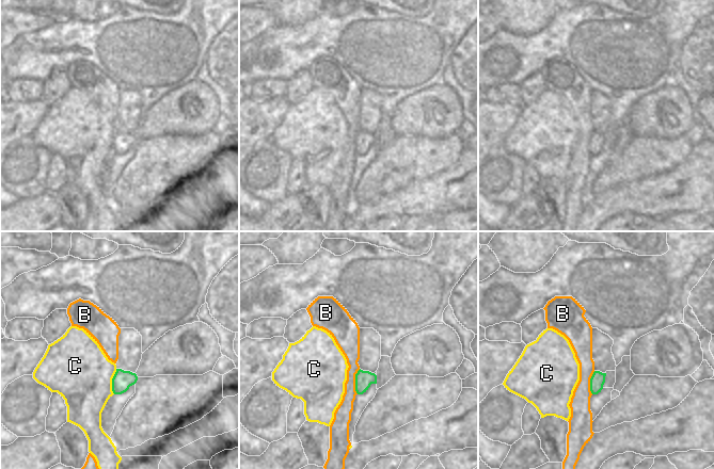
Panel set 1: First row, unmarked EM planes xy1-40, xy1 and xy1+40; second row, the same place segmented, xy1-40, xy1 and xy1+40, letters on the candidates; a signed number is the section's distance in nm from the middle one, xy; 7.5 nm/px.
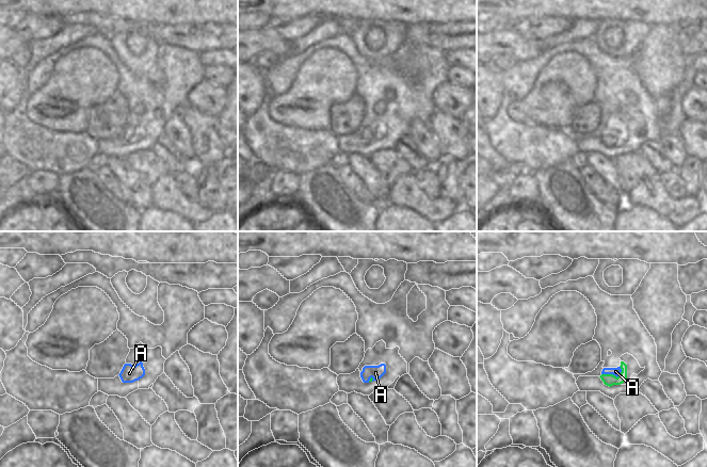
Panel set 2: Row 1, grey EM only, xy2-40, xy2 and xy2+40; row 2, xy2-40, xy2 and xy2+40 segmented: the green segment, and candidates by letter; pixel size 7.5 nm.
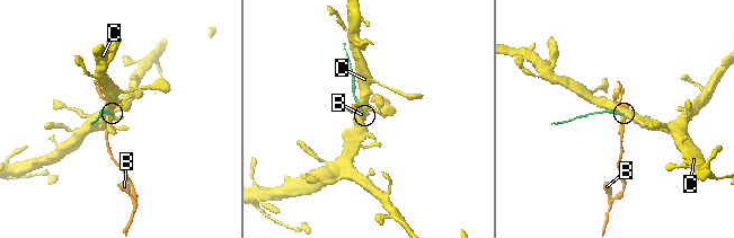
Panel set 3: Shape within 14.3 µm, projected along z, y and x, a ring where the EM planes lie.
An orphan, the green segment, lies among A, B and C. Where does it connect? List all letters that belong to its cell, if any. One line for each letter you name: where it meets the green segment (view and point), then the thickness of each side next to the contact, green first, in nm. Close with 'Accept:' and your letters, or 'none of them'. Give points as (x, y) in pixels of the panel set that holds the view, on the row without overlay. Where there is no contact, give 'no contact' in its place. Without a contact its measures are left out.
A: contact xy2+40 (612, 135); calibres 90 and 60 nm
Accept: A

